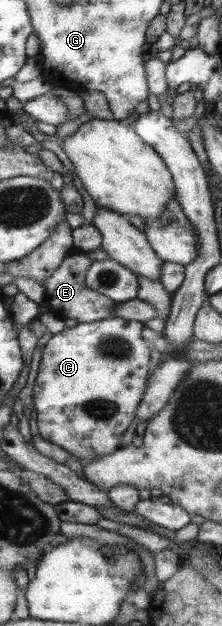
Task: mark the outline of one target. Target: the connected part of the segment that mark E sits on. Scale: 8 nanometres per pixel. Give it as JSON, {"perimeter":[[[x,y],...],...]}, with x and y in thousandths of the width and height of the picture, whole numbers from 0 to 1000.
{"perimeter":[[[306,406],[279,415],[279,422],[225,436],[225,442],[198,446],[198,482],[216,497],[279,510],[324,508],[356,516],[432,514],[468,508],[514,508],[514,486],[486,473],[432,466],[387,457],[387,435],[414,422],[414,412],[378,406]]]}

